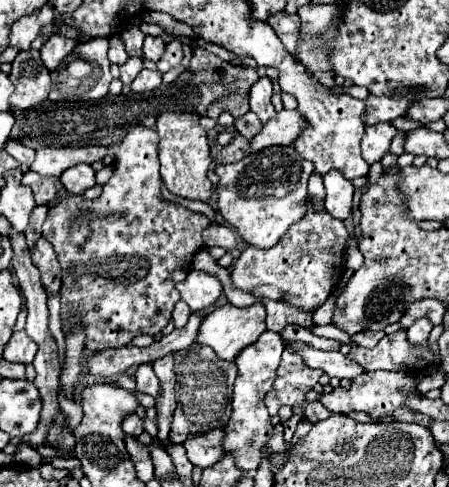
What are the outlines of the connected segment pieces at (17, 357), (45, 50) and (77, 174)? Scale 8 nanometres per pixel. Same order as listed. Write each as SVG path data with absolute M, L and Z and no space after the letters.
M17 331L17 333L11 335L7 347L3 349L3 359L27 365L27 363L33 361L35 353L37 353L35 341L25 331Z
M53 35L41 47L41 61L49 71L53 71L75 49L75 45L77 43L65 35Z
M75 165L61 175L61 183L71 195L83 195L83 191L95 185L95 171L91 165Z

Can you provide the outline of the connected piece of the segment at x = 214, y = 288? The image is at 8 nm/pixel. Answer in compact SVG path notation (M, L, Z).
M193 269L185 281L177 283L177 291L181 293L181 299L191 307L191 311L203 311L219 299L223 285L217 277Z

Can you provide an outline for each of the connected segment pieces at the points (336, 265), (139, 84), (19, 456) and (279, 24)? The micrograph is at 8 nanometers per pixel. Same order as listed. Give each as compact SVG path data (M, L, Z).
M307 195L307 213L303 219L291 225L287 235L279 239L279 243L271 249L247 247L233 263L231 277L237 289L251 291L257 285L275 285L289 295L283 299L285 303L313 309L321 305L329 293L337 287L343 275L343 249L349 239L349 233L343 221L327 215L323 207L313 207L311 195Z
M141 69L141 73L137 75L137 79L131 83L131 89L135 93L143 93L143 91L153 91L159 85L161 85L161 73L159 71Z
M19 445L19 449L17 449L17 453L15 453L15 461L19 463L19 465L27 465L27 467L37 467L39 465L39 461L41 461L41 455L35 451L35 449L31 449L31 447L27 447L27 445Z
M275 13L267 19L267 23L273 27L281 43L287 47L287 51L295 55L295 47L299 43L299 17L287 13Z

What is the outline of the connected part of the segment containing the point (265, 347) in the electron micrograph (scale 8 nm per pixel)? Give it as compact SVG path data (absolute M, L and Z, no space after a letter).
M265 331L255 343L251 343L243 351L239 351L239 355L235 357L235 365L239 371L237 371L237 379L235 379L235 387L233 387L233 401L231 401L233 413L231 413L231 419L227 421L227 425L223 427L225 437L223 437L221 447L225 453L233 455L235 465L241 471L259 467L262 459L261 449L273 435L273 425L271 425L263 399L275 381L275 371L281 363L281 353L283 353L281 335L273 333L273 331Z

